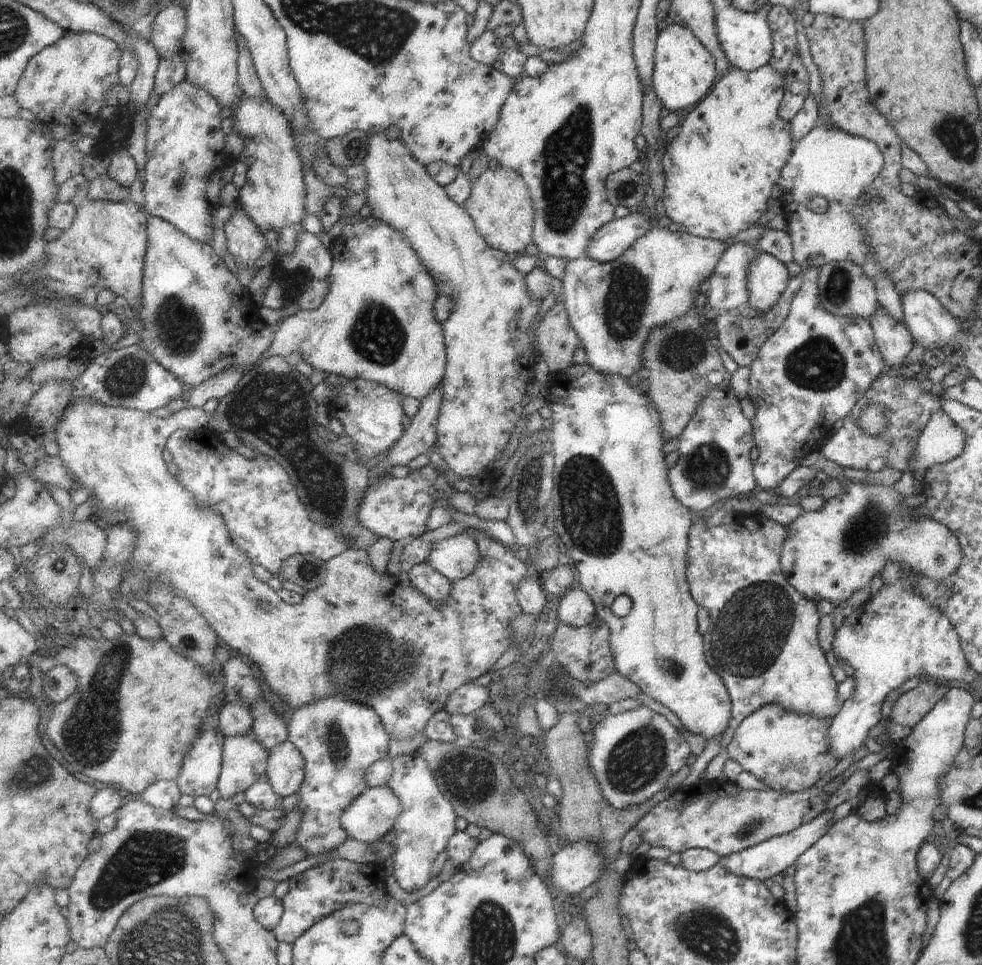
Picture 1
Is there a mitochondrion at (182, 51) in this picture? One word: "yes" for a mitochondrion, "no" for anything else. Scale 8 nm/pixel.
no

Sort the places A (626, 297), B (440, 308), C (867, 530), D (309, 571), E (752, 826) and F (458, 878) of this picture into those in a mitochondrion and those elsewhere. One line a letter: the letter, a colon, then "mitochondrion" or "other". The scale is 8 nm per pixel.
A: mitochondrion
B: other
C: mitochondrion
D: mitochondrion
E: mitochondrion
F: other

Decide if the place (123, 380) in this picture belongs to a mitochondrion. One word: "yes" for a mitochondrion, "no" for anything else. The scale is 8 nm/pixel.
yes

